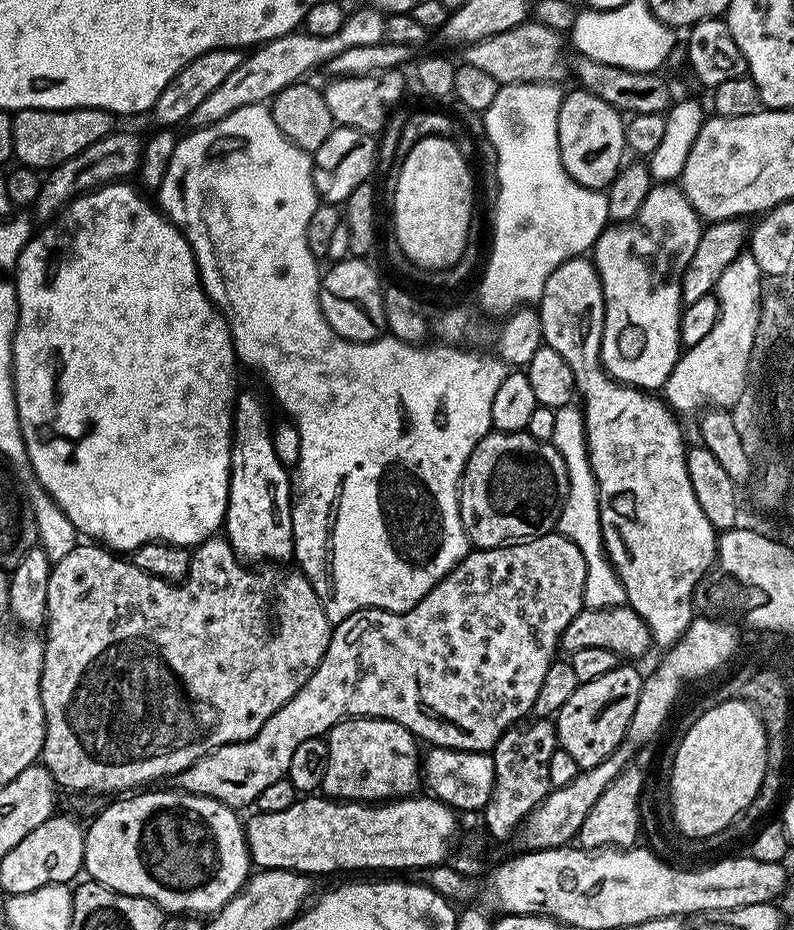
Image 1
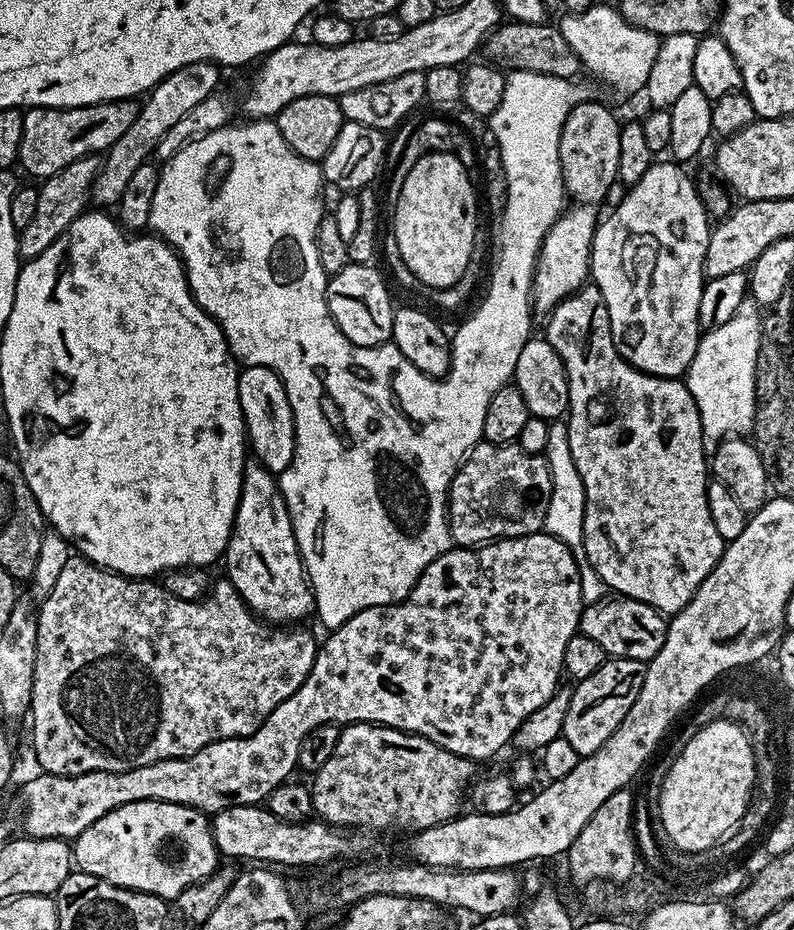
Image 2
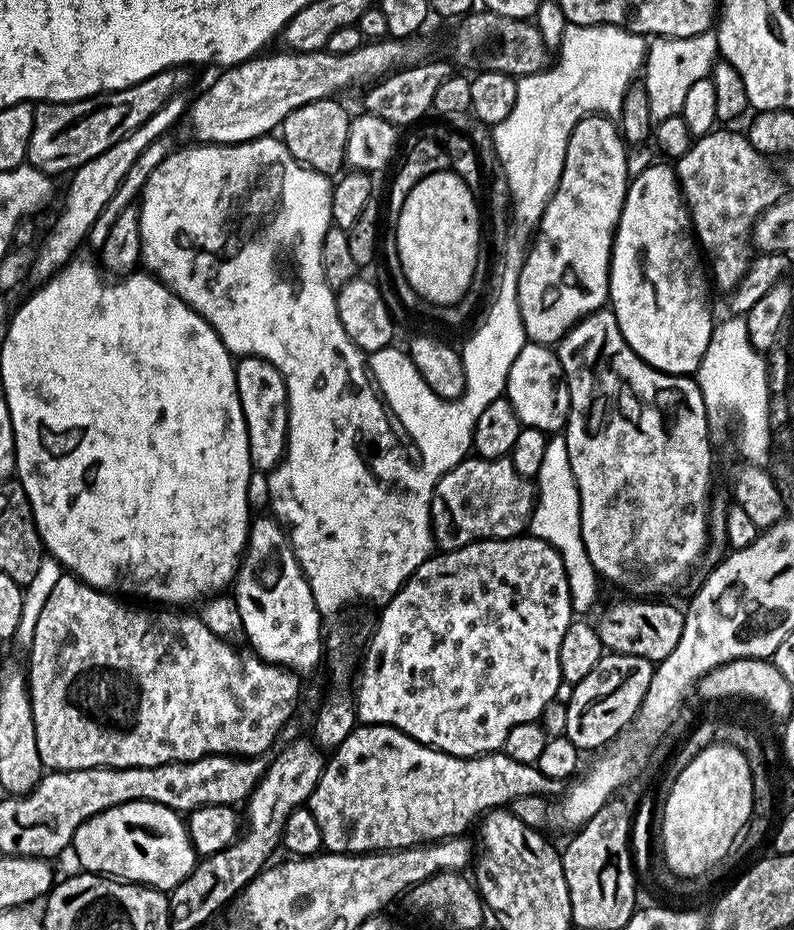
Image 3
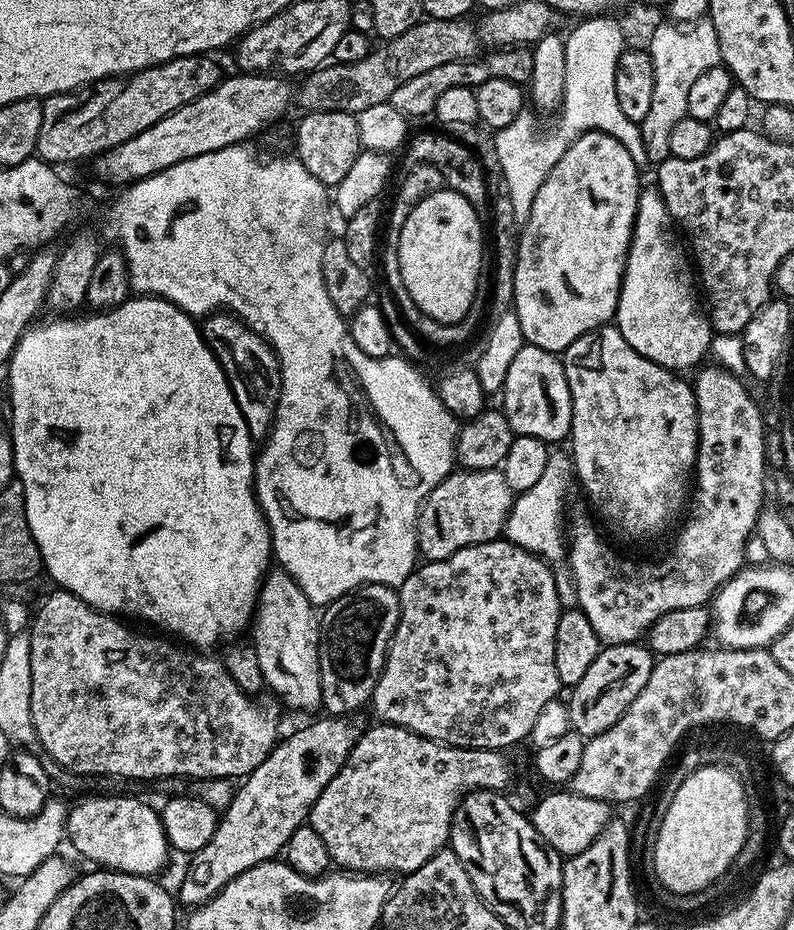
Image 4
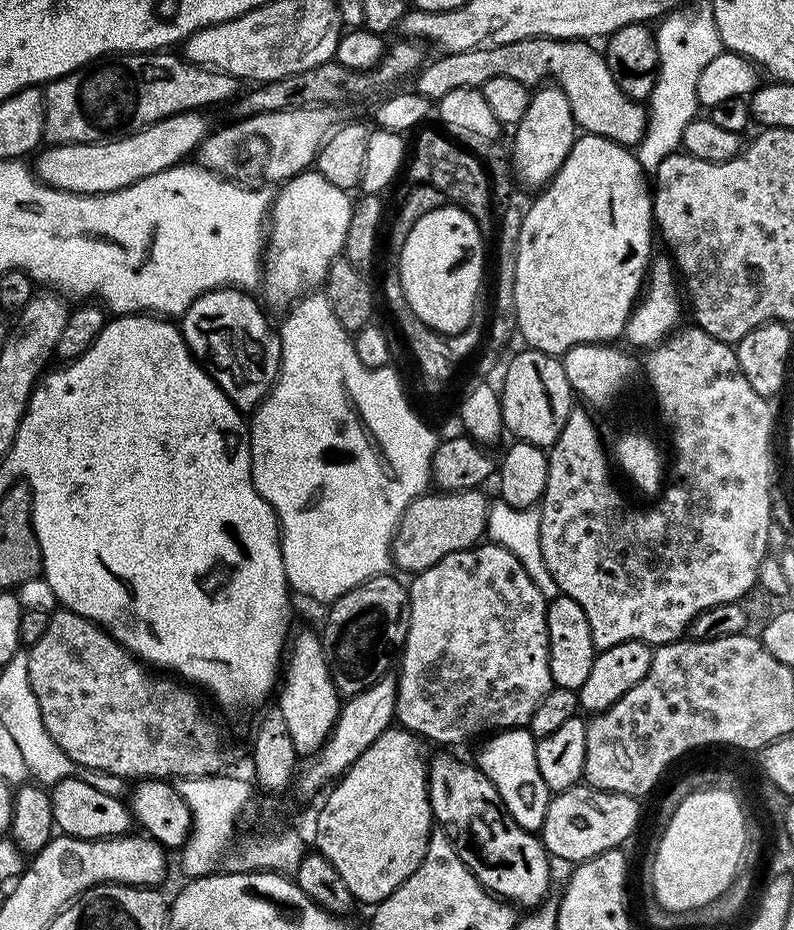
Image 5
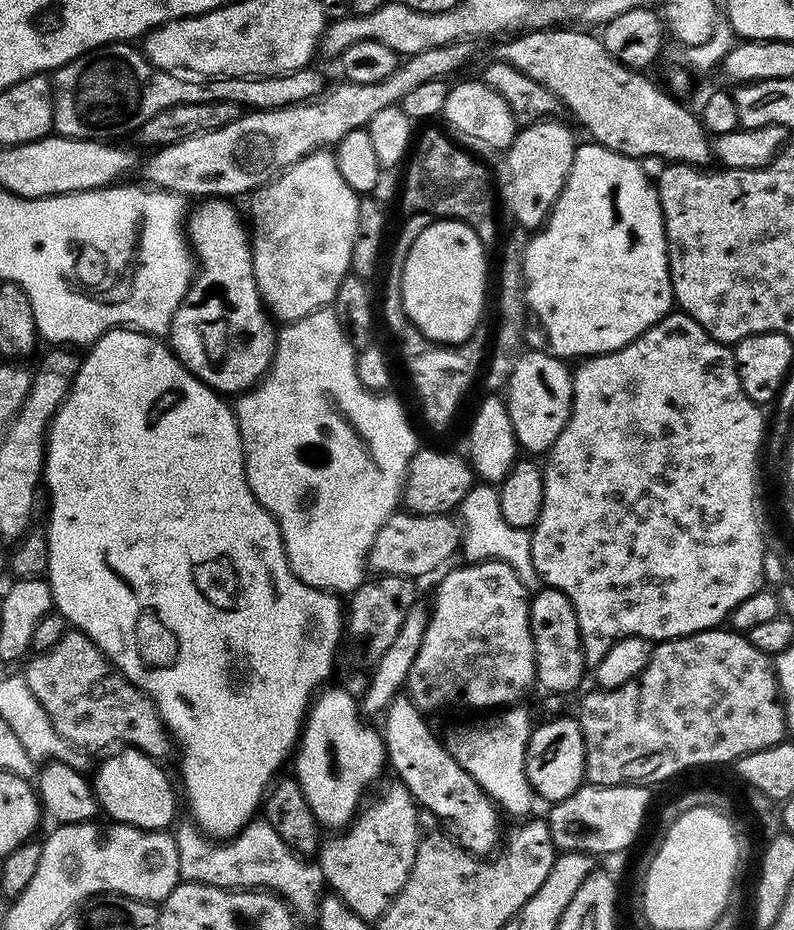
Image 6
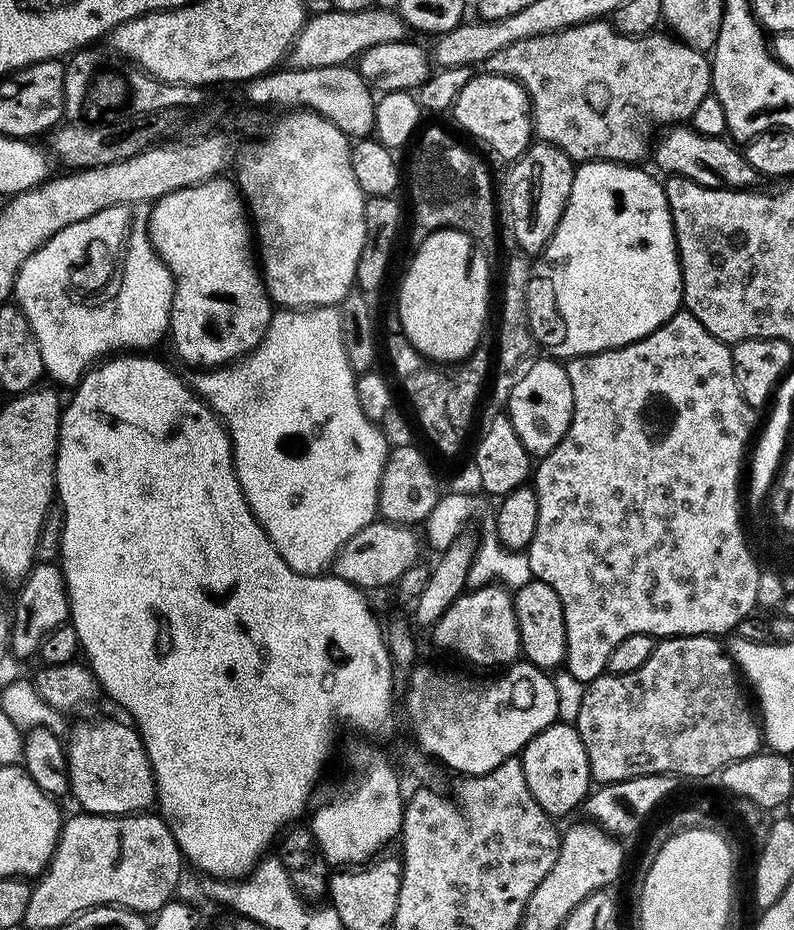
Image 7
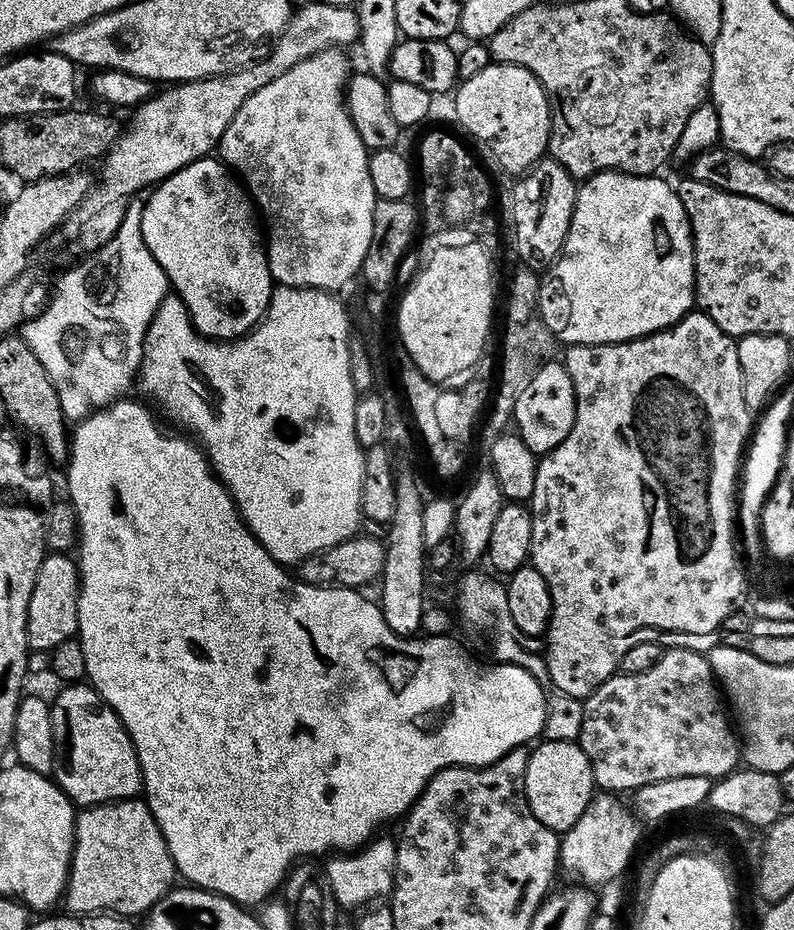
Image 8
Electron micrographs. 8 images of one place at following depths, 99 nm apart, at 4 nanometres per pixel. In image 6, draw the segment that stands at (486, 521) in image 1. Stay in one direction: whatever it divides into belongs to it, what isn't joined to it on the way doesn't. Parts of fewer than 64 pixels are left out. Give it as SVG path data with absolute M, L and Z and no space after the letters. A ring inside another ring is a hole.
M397 510L380 527L378 534L374 534L374 542L368 551L366 564L371 571L373 568L373 573L382 576L419 578L418 576L430 575L435 568L443 569L455 552L457 555L461 544L462 529L451 515L423 516L417 512Z

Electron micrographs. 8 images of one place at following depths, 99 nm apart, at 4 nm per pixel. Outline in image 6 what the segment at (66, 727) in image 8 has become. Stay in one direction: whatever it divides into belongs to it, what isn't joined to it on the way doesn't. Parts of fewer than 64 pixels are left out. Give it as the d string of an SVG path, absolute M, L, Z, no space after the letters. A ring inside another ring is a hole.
M121 747L119 750L113 751L111 754L105 755L100 765L95 768L90 776L92 791L96 794L96 802L101 813L104 812L109 821L118 824L129 824L135 828L151 828L153 830L168 830L173 827L172 819L176 816L176 796L178 800L178 792L168 781L168 776L159 768L157 757L148 756L138 748Z

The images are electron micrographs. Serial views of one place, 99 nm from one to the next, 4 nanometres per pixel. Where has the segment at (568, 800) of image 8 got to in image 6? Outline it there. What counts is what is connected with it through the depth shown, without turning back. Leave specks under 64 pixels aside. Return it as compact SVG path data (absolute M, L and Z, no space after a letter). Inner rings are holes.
M564 716L561 720L537 723L532 729L532 737L526 746L524 769L532 791L541 801L555 802L570 798L585 783L586 746L582 742L579 719Z

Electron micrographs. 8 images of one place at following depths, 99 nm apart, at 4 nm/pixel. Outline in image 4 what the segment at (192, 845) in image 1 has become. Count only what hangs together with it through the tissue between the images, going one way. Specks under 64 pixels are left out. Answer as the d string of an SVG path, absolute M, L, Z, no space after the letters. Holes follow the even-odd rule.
M88 796L73 803L68 809L66 840L86 859L93 860L93 865L135 876L155 877L170 853L157 809L132 796Z

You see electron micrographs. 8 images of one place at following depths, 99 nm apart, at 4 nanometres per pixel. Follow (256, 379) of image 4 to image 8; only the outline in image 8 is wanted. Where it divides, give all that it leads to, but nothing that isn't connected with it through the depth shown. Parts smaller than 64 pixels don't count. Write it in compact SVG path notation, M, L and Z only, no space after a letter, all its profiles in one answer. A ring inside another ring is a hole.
M205 158L190 162L182 170L170 174L165 180L160 181L158 186L151 189L150 195L152 195L152 197L146 202L143 201L140 209L142 242L146 246L146 250L150 250L154 262L158 262L158 266L162 266L171 291L173 293L177 292L177 294L180 295L177 296L179 303L184 304L188 311L188 316L192 320L192 325L196 327L196 331L209 340L219 342L231 342L247 336L248 333L264 319L272 303L274 281L268 269L268 253L265 245L262 243L261 229L259 232L259 230L256 229L255 222L252 221L252 212L254 216L254 205L247 191L242 187L239 179L234 178L233 173L229 171L219 159Z

